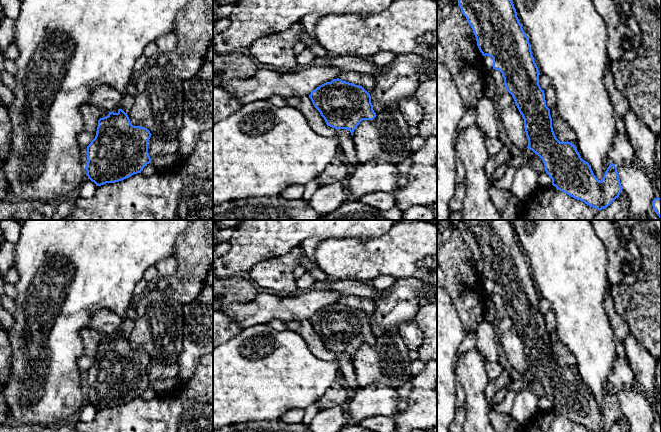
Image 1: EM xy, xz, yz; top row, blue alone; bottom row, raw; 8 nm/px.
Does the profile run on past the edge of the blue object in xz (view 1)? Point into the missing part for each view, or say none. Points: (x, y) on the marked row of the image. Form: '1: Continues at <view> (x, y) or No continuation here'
1: No continuation here

